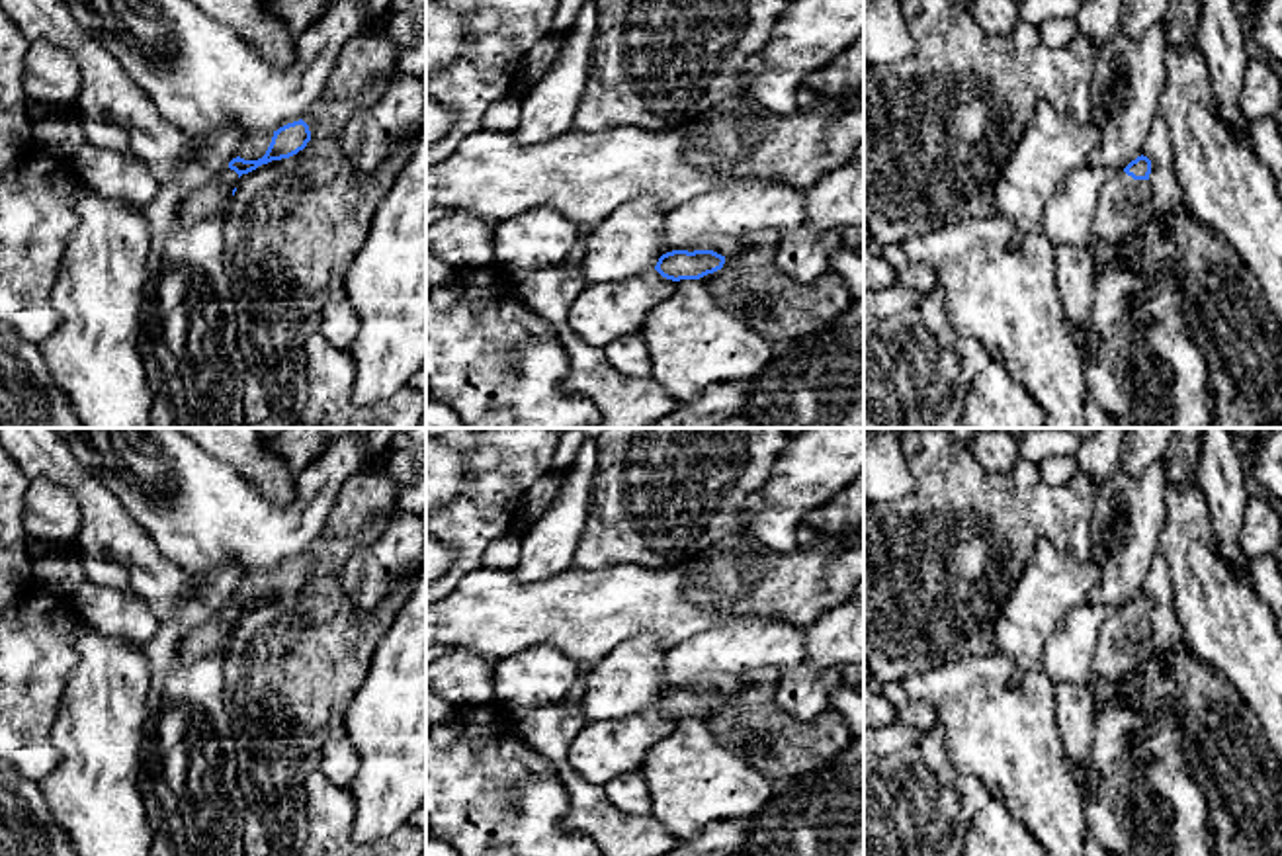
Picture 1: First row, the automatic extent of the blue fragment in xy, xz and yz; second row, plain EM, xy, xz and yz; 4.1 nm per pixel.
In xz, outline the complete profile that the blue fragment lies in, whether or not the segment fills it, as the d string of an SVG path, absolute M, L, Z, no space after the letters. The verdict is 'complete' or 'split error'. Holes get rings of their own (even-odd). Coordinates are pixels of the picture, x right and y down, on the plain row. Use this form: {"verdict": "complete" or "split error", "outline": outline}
{"verdict": "split error", "outline": "M713 674L702 688L672 688L659 696L655 707L672 719L700 717L723 706L725 698L737 690L739 678L733 674Z"}

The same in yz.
{"verdict": "split error", "outline": "M1141 592L1102 621L1092 659L1094 678L1120 680L1147 661L1153 653L1149 612L1151 598Z"}

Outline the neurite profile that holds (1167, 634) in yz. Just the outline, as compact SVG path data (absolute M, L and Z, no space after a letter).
M1161 557L1155 559L1141 592L1151 598L1149 625L1153 631L1153 649L1159 655L1173 655L1176 651L1192 653L1182 625L1175 616L1173 578Z

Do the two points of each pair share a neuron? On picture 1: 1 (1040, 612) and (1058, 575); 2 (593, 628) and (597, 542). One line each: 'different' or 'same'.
1: same
2: different

